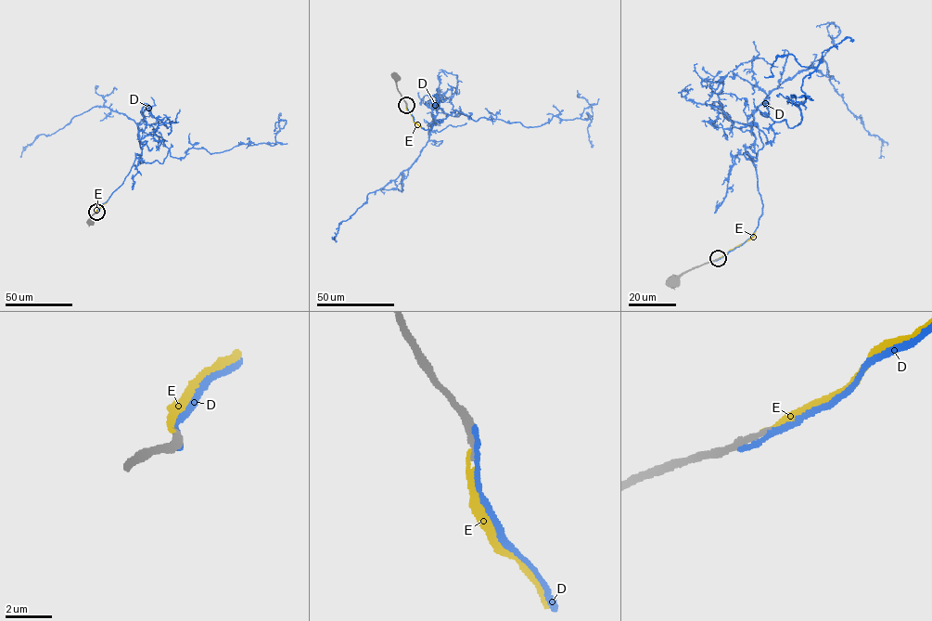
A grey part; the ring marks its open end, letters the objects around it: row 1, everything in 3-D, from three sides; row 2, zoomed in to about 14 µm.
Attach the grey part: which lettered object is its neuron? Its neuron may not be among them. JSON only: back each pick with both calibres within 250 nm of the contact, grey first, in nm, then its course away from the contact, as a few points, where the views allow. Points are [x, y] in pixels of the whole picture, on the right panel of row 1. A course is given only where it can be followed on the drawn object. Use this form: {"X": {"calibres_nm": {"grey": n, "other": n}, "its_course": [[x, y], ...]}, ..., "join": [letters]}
{"E": {"calibres_nm": {"grey": 280, "other": 160}, "its_course": [[718, 258], [745, 242], [756, 230]]}, "join": ["E"]}

